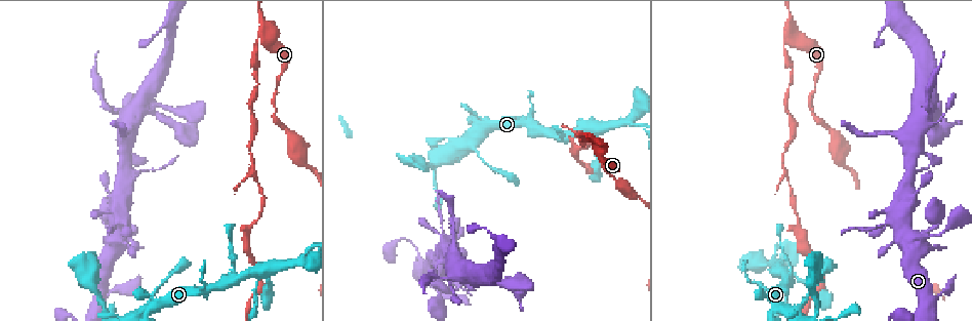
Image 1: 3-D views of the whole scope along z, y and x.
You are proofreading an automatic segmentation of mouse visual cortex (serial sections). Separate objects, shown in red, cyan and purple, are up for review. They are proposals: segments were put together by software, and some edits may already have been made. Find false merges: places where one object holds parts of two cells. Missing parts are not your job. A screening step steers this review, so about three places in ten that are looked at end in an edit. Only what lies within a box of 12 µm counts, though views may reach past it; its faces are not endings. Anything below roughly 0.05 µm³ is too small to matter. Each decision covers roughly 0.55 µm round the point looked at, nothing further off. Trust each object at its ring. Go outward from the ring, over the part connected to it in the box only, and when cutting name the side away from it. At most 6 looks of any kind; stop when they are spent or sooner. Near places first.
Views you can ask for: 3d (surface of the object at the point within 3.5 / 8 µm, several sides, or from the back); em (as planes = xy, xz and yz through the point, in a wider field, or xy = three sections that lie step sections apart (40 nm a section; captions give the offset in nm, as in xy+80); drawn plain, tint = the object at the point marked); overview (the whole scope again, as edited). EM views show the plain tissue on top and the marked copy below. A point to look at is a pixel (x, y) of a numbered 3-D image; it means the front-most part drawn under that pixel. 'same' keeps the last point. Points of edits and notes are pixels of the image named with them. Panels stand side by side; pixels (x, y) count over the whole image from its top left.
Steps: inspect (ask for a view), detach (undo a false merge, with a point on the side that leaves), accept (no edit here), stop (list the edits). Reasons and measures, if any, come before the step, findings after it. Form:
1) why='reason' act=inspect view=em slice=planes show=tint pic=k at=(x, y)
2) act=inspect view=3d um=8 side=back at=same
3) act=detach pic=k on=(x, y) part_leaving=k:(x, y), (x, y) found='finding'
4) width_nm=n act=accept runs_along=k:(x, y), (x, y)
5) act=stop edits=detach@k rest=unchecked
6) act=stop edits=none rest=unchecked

why='two arms in line, one across' act=inspect view=3d um=3.5 side=back pic=1 at=(818, 309)

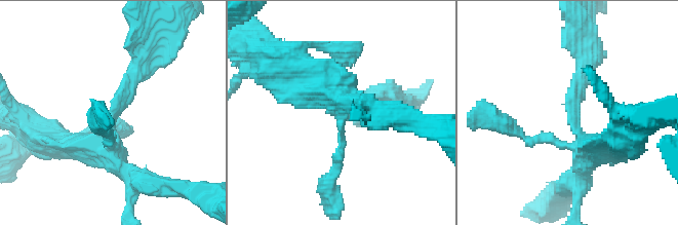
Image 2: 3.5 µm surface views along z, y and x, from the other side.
arms=3 arm_widths_nm=200,200,400 act=inspect view=em slice=xy step=1 show=tint pic=2 at=(569, 115)

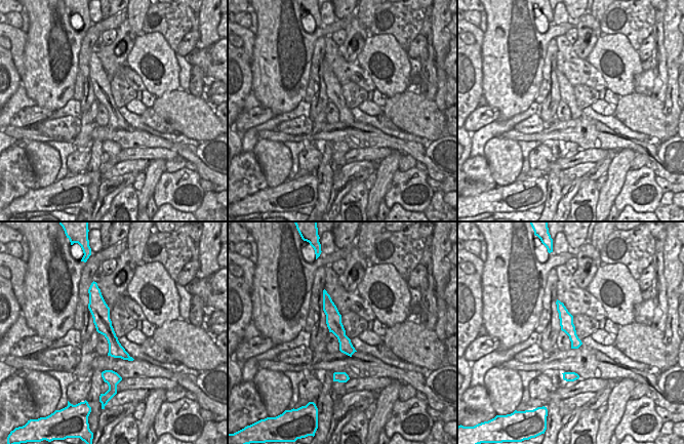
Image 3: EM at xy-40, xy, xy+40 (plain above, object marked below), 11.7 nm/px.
act=accept found='continuous, no second cell'

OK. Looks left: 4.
why='small branch off a trunk' act=inspect view=3d um=3.5 pic=1 at=(121, 112)

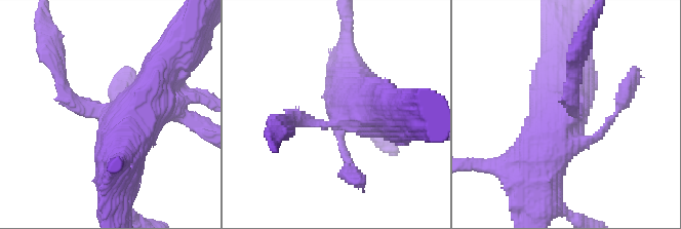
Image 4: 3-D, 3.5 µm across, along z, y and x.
act=inspect view=em slice=xy step=1 show=tint pic=4 at=(110, 116)

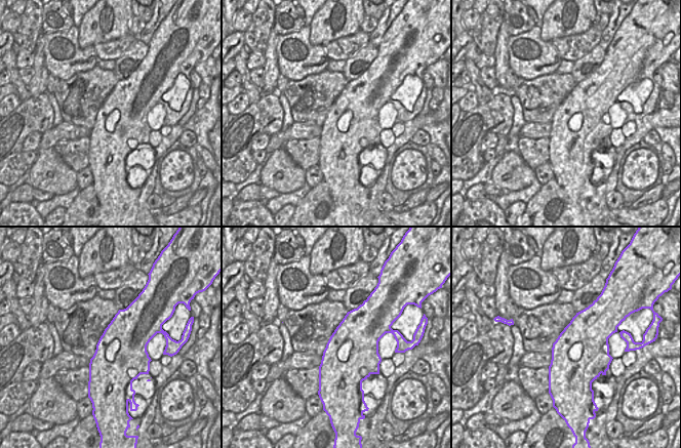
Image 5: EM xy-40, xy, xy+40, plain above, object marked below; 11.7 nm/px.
act=detach pic=4 on=(61, 90) part_leaving=4:(87, 107), (63, 88), (43, 28) found='a second cell is stuck on'

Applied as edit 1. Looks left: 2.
why='small branch off a trunk' act=inspect view=em slice=xy step=1 show=tint pic=1 at=(764, 265)

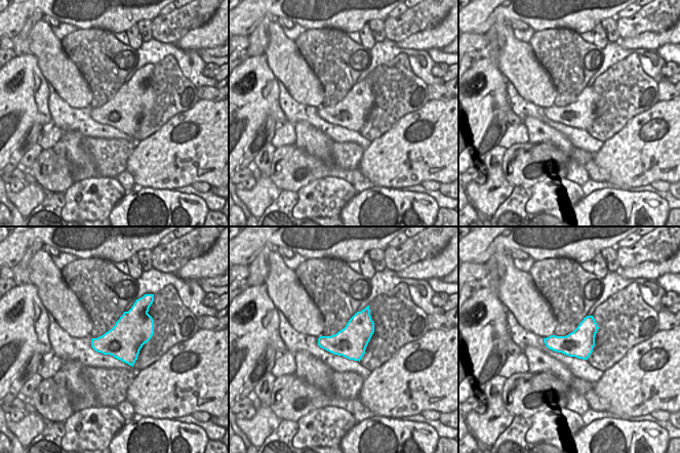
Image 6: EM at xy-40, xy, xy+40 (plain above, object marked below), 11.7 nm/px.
act=inspect view=3d um=3.5 at=same

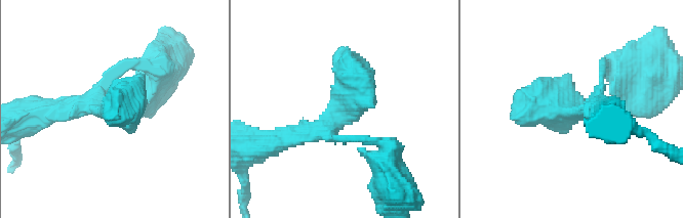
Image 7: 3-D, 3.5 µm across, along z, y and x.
act=accept runs_along=7:(277, 141), (353, 99), (343, 60) found='all the same cell'

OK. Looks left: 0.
act=stop edits=detach@4 rest=unchecked

